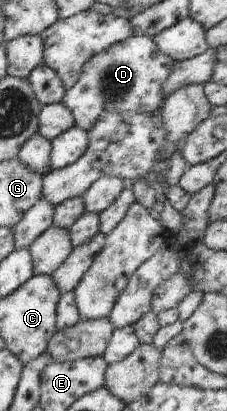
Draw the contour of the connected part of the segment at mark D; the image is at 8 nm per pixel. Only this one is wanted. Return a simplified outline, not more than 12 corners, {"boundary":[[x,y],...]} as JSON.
{"boundary":[[130,36],[87,60],[62,103],[105,110],[153,114],[174,60]]}

